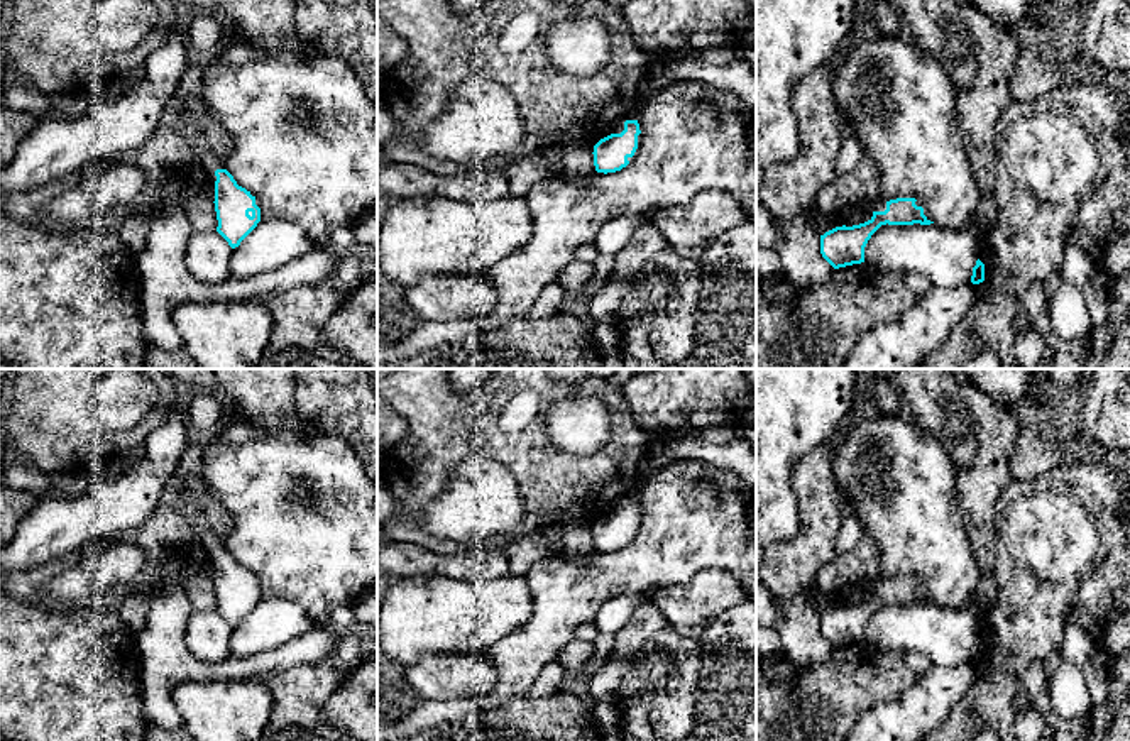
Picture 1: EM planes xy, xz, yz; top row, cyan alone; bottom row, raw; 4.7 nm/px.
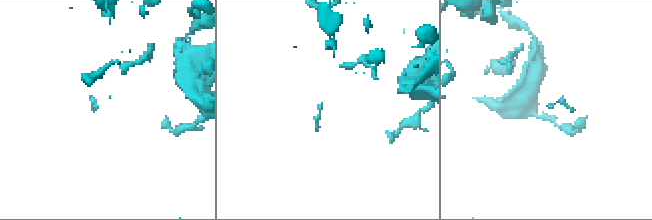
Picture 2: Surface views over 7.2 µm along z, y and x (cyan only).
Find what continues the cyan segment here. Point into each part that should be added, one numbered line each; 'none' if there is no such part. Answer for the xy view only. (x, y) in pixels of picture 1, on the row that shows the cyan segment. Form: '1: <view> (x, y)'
1: xy (210, 161)

